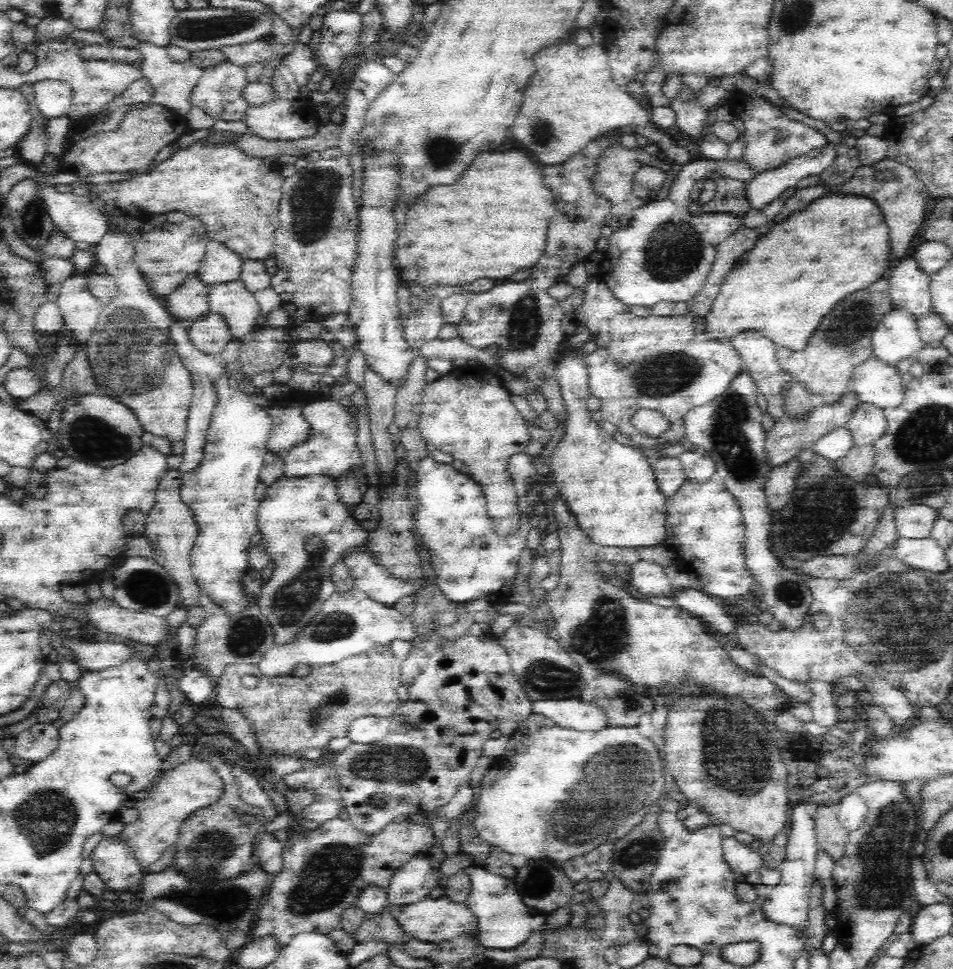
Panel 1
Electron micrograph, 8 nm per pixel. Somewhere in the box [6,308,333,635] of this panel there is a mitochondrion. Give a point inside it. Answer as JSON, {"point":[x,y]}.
{"point":[89,437]}

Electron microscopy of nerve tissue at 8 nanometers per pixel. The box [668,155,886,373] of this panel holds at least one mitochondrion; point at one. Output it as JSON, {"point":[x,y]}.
{"point":[846,327]}

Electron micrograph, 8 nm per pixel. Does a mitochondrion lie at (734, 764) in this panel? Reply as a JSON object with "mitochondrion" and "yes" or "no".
{"mitochondrion":"yes"}

